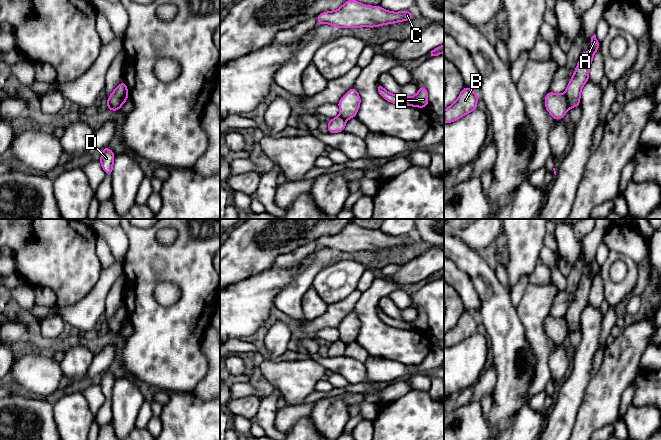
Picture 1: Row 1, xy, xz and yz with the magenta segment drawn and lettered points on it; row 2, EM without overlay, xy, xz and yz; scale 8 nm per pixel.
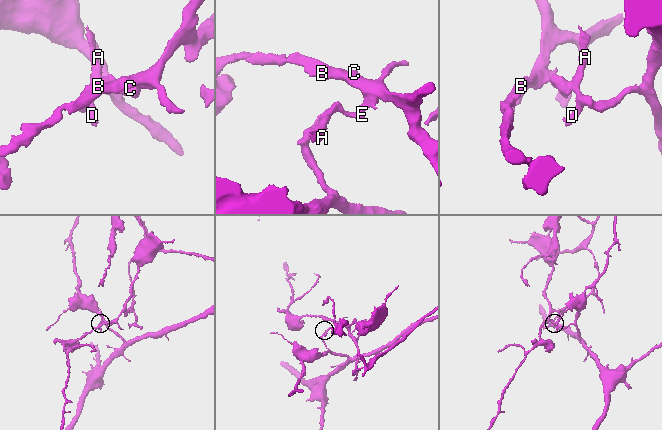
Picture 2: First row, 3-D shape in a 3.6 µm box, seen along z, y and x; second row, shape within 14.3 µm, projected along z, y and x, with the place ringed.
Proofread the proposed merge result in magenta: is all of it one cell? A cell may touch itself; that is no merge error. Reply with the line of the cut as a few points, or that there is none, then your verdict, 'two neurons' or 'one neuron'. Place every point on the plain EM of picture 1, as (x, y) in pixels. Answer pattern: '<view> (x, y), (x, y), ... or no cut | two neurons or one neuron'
yz (564, 318), (568, 332) | two neurons

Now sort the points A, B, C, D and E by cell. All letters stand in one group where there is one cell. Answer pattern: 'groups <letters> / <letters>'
groups A D / B C E

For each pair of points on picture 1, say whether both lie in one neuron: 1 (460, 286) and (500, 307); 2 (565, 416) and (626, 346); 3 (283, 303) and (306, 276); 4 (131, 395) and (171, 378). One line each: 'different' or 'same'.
1: different
2: different
3: same
4: different

